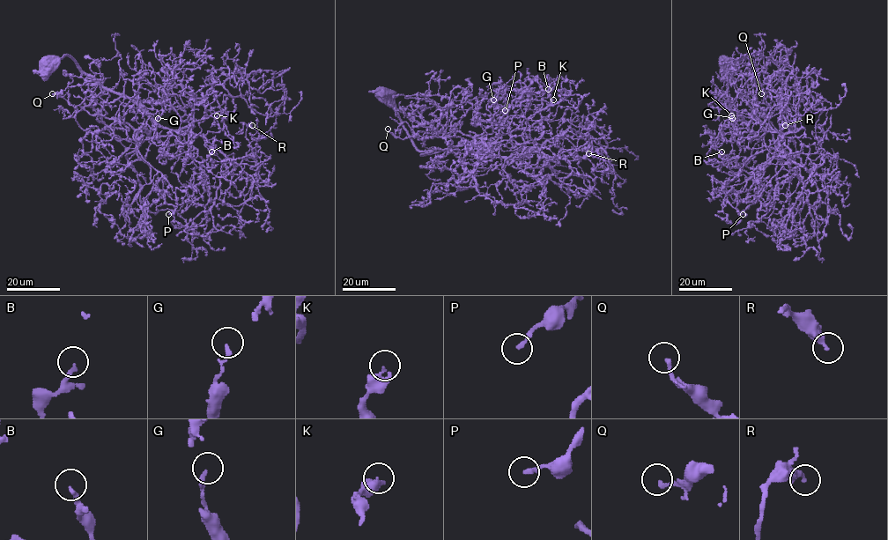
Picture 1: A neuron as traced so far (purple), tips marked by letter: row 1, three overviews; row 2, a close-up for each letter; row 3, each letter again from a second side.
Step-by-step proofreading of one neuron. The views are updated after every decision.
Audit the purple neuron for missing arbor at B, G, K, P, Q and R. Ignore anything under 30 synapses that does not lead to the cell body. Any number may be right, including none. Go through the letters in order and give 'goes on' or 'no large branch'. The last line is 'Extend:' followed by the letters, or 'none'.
B: no large branch
G: no large branch
K: no large branch
P: no large branch
Q: no large branch
R: no large branch
Extend: none

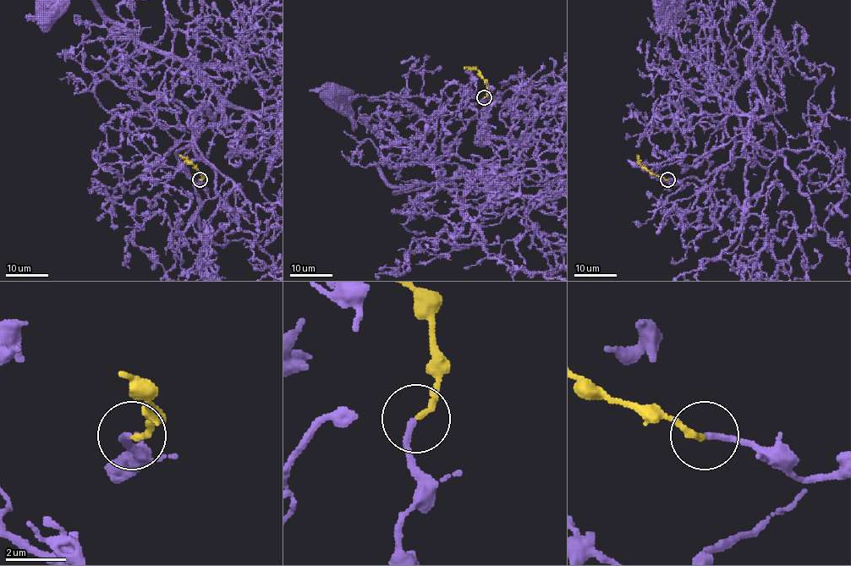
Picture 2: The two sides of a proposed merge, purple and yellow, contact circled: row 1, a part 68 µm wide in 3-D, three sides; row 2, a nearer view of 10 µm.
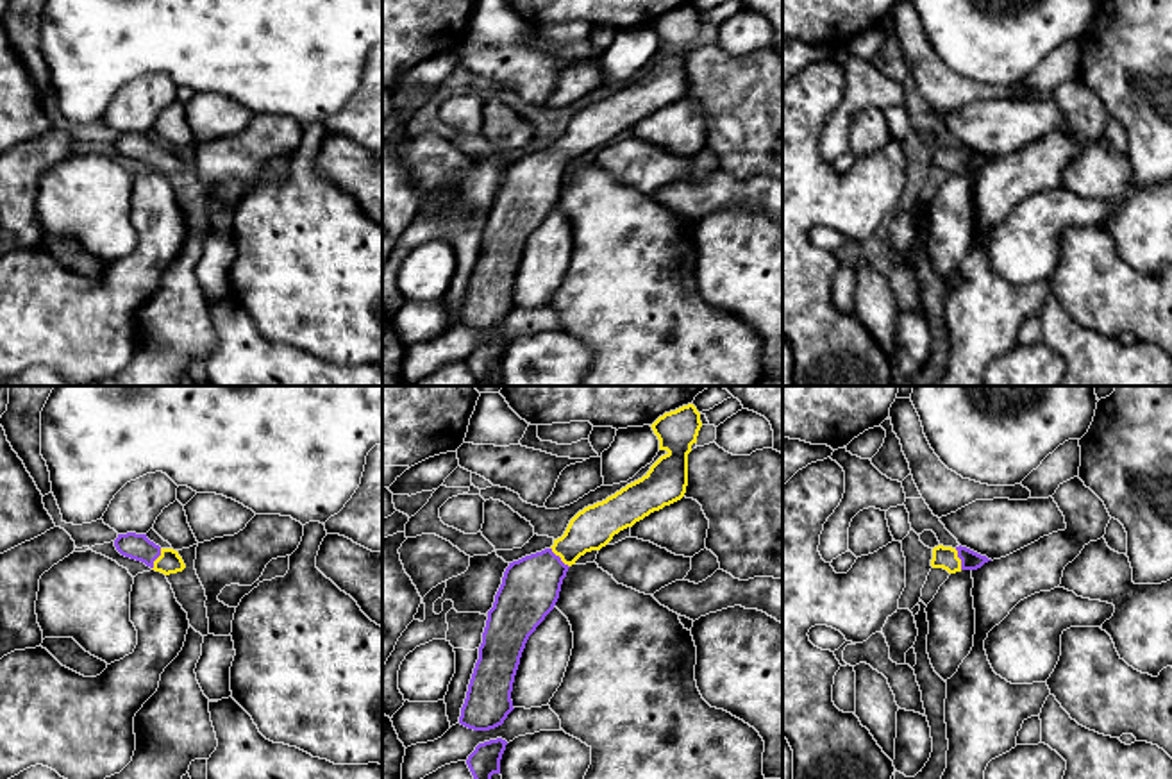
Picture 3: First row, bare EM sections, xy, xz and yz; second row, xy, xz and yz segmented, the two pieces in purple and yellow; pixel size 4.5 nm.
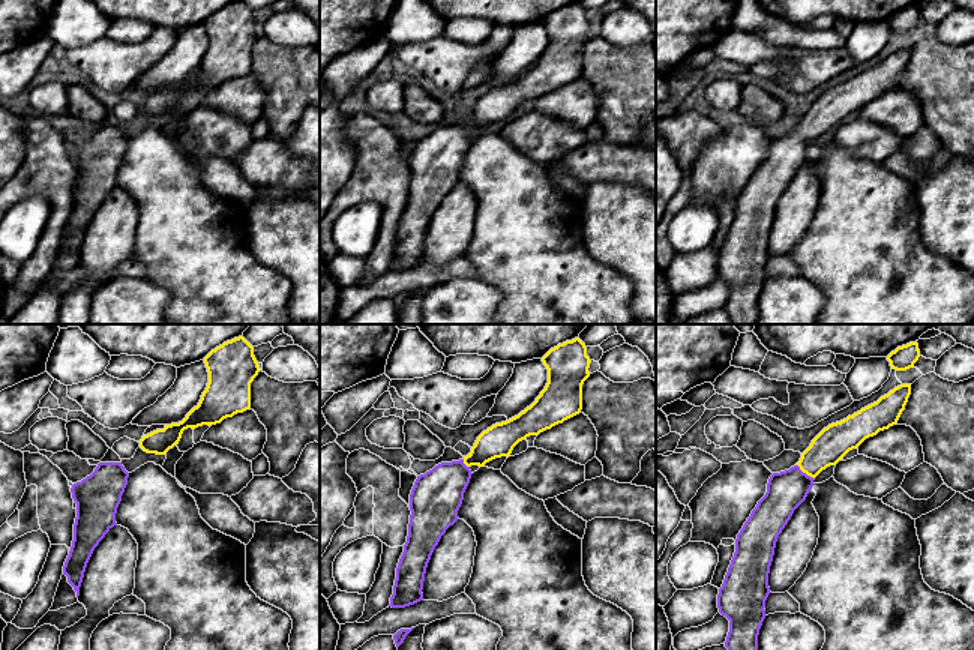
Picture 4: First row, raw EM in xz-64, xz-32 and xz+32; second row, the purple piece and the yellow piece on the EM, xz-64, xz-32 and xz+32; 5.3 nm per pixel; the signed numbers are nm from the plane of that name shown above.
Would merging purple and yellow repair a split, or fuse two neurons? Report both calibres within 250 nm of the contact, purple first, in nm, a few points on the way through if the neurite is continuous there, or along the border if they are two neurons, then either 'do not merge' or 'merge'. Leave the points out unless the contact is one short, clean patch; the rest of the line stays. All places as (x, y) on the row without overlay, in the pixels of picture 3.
calibres 260 and 190 nm; way xz (529, 190), (560, 158), (594, 127); merge

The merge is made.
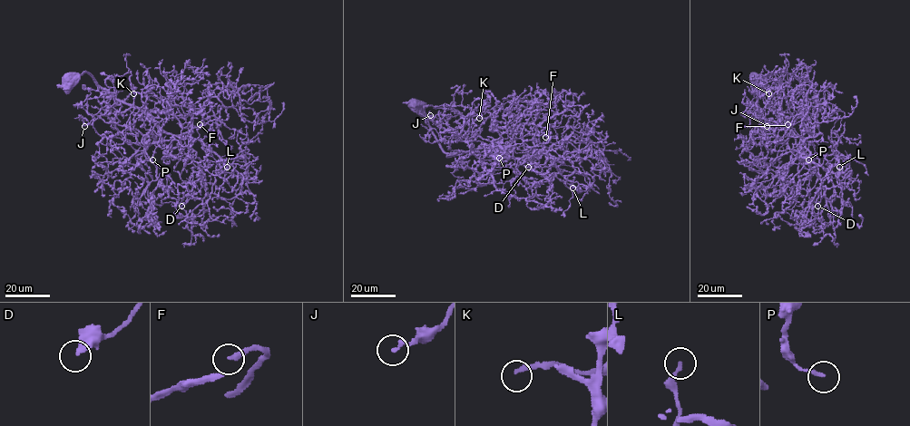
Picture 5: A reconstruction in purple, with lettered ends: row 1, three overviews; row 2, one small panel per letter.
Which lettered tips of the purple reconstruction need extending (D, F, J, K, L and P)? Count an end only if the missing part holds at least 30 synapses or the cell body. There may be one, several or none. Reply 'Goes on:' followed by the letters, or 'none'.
Goes on: F, K

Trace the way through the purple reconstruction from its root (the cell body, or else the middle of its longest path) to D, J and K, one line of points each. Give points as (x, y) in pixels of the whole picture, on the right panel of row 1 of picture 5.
D: (757, 76), (785, 72), (803, 85), (799, 114), (810, 135), (800, 146), (824, 188), (817, 206)
J: (757, 76), (785, 72), (804, 87), (793, 133), (776, 135), (765, 121), (769, 119), (767, 126)
K: (757, 76), (785, 72), (803, 85), (806, 97), (792, 134), (762, 100), (759, 88), (768, 93)

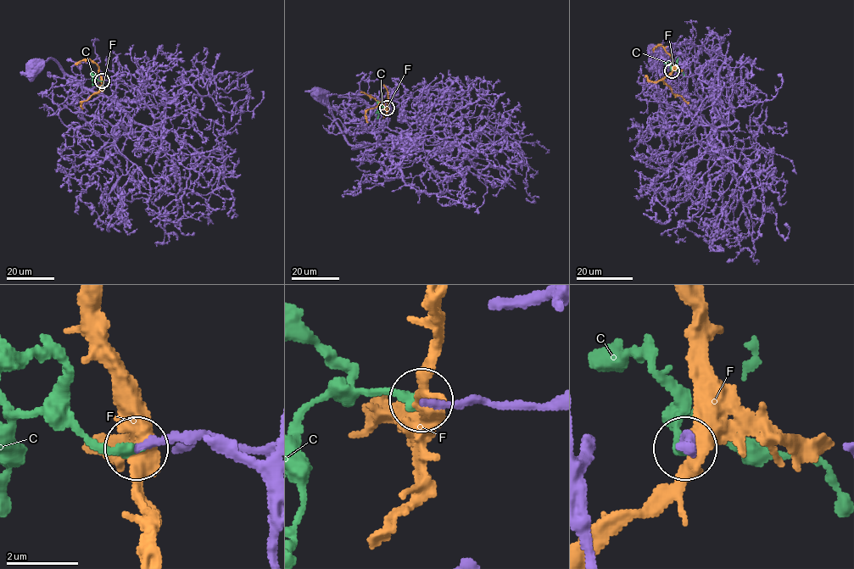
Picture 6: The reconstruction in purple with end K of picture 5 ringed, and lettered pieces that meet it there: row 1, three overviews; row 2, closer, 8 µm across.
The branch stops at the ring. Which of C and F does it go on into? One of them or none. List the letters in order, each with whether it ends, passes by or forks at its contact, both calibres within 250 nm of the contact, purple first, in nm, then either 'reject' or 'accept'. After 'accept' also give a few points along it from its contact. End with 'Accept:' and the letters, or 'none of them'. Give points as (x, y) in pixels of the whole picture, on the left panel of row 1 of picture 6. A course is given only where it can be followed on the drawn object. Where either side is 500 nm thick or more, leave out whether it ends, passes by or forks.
C: it ends | 200/320 nm | accept
F: it passes by | 240/480 nm | reject
Accept: C

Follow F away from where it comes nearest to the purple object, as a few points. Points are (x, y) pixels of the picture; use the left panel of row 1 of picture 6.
F: (103, 80), (101, 90), (80, 102), (82, 108)

